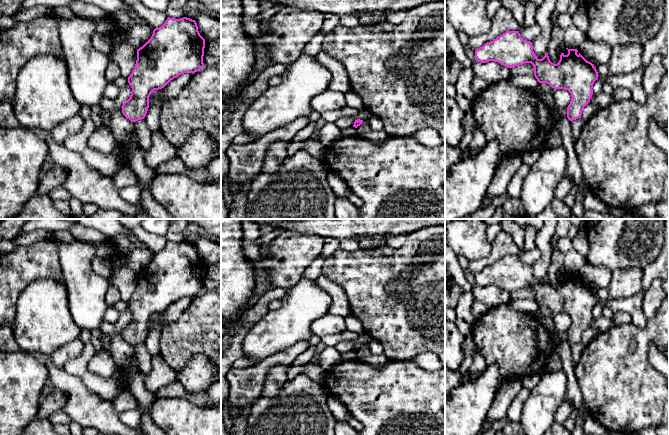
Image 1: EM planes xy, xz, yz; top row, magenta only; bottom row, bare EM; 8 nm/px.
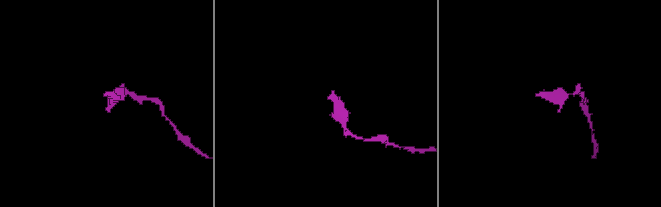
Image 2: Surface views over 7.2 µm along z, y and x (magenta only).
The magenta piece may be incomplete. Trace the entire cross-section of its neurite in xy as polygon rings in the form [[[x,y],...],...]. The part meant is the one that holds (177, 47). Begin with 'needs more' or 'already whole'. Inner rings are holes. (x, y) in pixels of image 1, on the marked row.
already whole; [[[168,17],[165,23],[153,30],[151,38],[137,49],[135,67],[128,77],[132,88],[130,98],[122,105],[123,115],[131,122],[144,119],[149,108],[149,97],[154,90],[164,88],[183,73],[195,73],[204,67],[205,39],[200,35],[195,20]]]

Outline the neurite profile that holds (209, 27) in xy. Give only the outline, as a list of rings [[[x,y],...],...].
[[[202,13],[196,17],[195,21],[200,35],[205,40],[214,40],[221,37],[221,21],[217,18]]]

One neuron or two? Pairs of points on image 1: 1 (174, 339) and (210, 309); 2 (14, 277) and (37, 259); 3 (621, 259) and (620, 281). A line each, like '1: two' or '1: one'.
1: one
2: one
3: two

